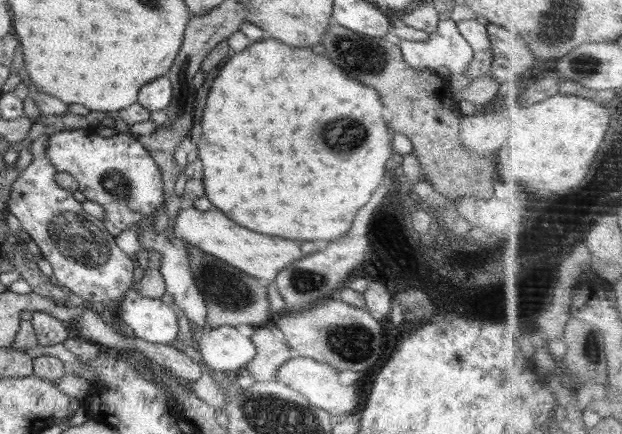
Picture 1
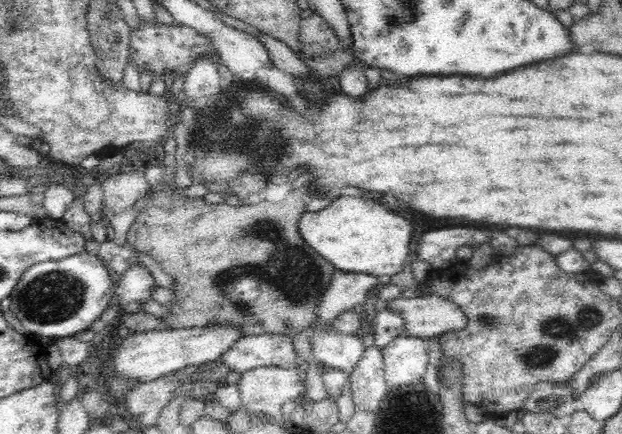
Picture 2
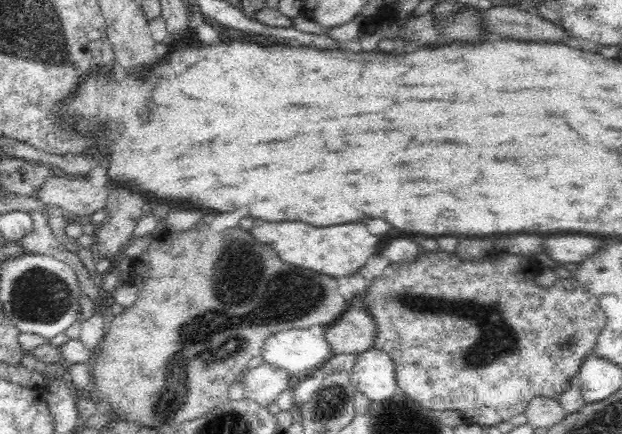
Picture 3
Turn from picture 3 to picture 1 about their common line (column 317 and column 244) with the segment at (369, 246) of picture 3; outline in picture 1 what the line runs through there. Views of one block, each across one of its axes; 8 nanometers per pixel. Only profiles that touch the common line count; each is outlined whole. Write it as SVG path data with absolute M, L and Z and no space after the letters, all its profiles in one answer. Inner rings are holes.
M196 207L181 208L176 214L176 220L172 222L172 229L174 229L174 238L172 238L174 246L186 248L186 245L194 245L204 253L218 257L221 261L265 284L273 283L282 269L304 255L300 251L299 241L256 234L244 226L238 226L220 210L206 212Z

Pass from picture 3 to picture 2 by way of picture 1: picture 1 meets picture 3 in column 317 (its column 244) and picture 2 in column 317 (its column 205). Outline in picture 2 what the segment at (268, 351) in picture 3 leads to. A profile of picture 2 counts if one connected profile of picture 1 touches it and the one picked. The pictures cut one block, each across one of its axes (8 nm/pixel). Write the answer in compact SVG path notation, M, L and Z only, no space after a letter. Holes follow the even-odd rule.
M313 329L309 335L310 358L322 368L339 368L351 373L365 351L361 335L347 335L337 330Z

